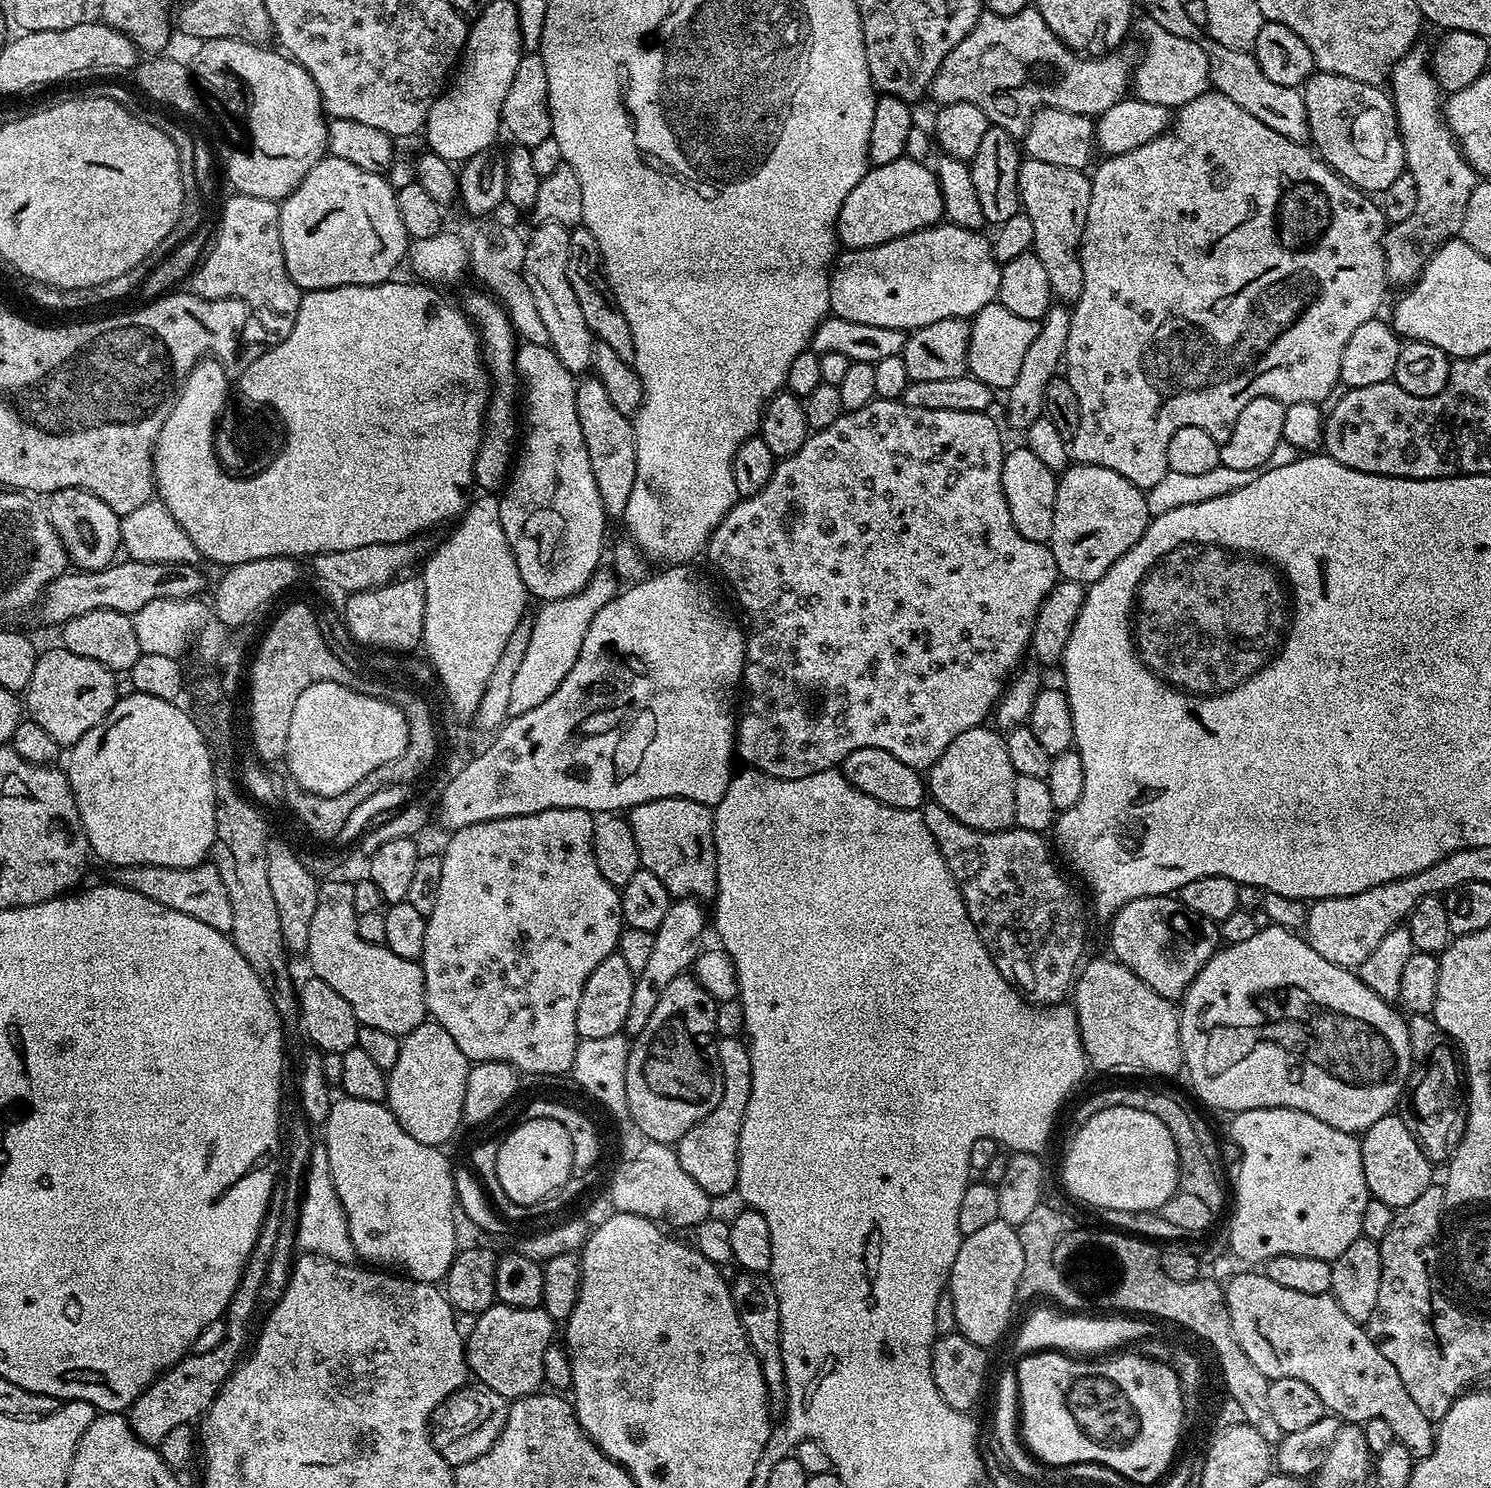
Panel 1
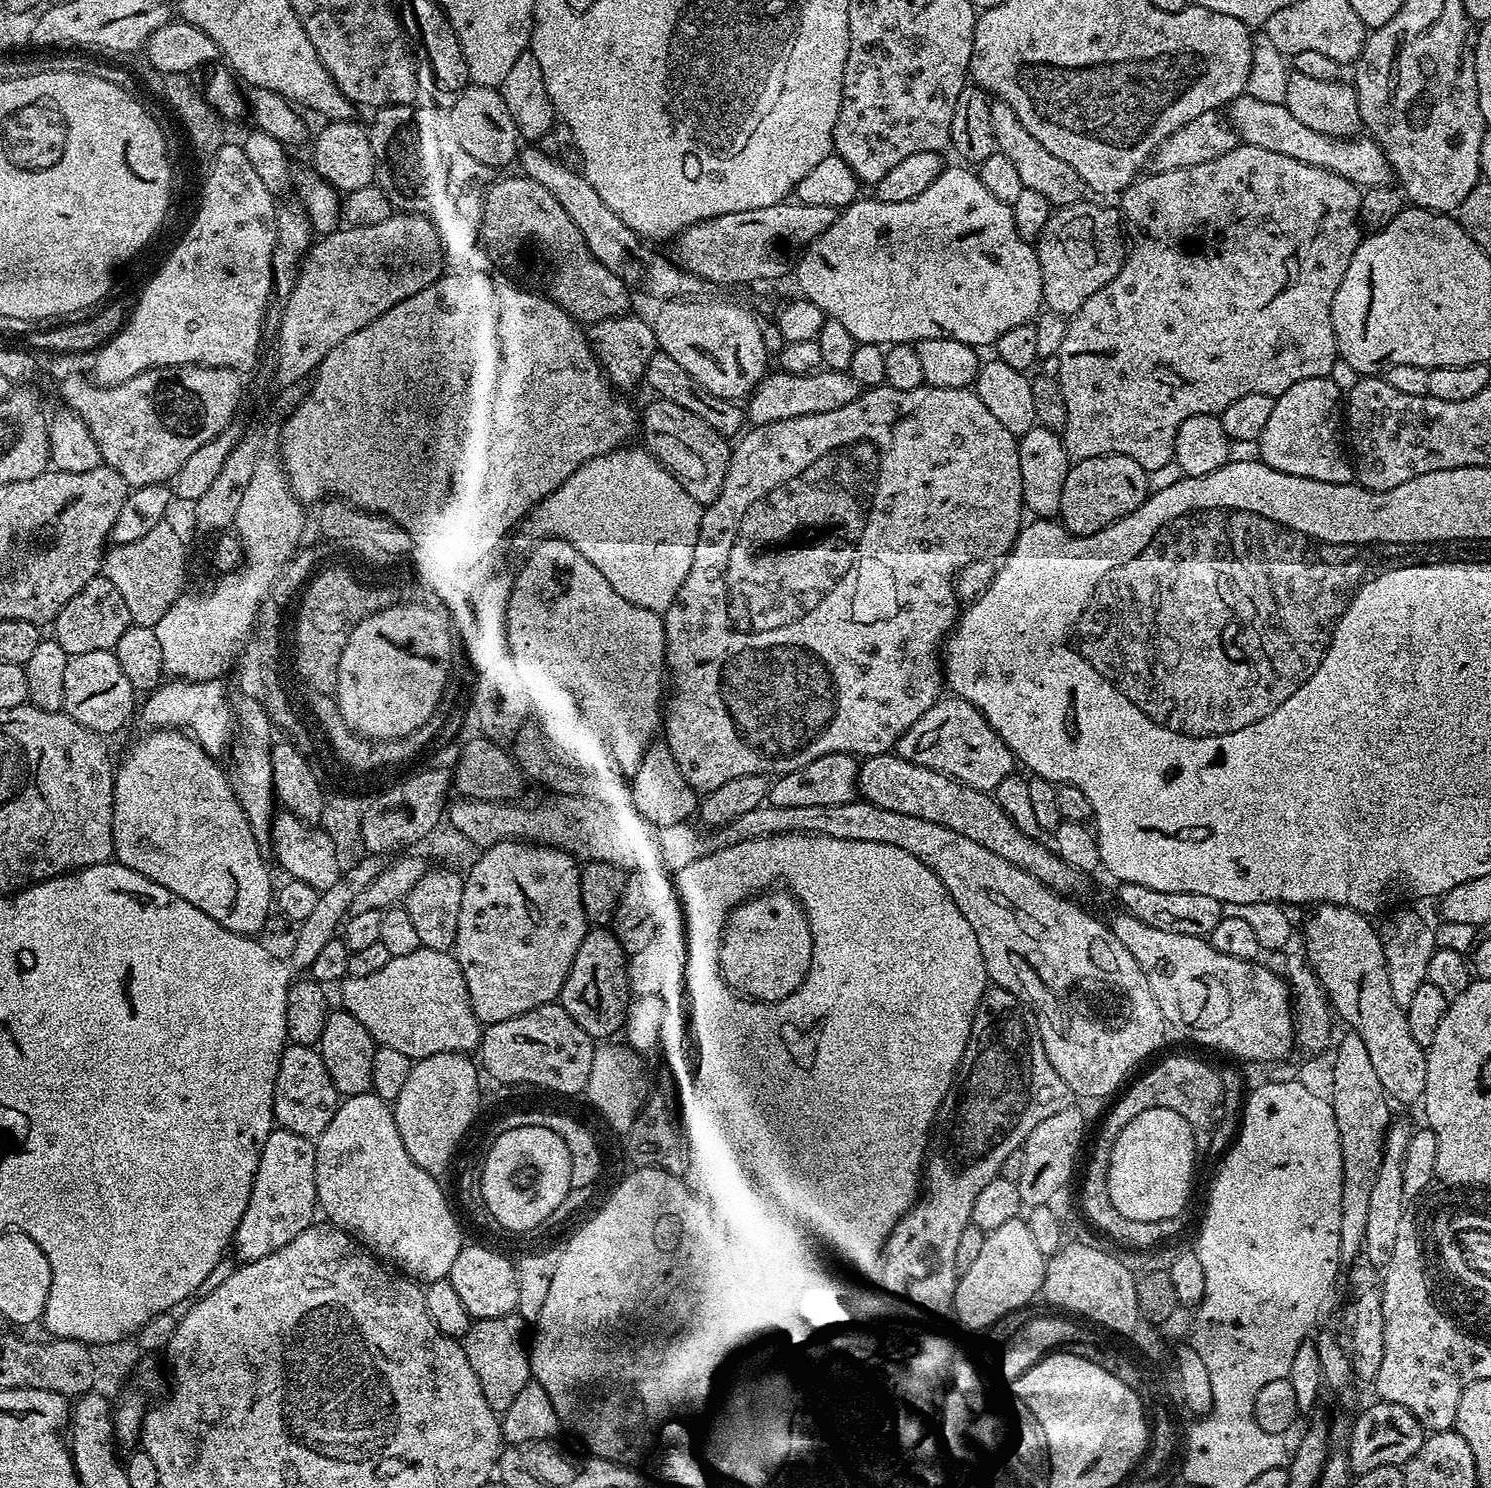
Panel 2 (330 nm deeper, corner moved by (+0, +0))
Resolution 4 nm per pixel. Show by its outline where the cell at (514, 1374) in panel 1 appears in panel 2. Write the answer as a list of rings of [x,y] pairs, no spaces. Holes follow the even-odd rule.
[[[515,1314],[472,1320],[468,1326],[468,1333],[462,1338],[462,1343],[466,1358],[470,1362],[470,1370],[474,1370],[474,1378],[478,1378],[478,1386],[486,1402],[492,1407],[493,1412],[502,1414],[506,1406],[510,1406],[518,1390],[522,1390],[522,1386],[530,1383],[526,1321]]]

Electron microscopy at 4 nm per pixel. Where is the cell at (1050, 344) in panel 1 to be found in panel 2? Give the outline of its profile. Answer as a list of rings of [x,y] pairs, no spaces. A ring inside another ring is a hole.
[[[1088,203],[1057,207],[1034,242],[1038,266],[1042,270],[1043,307],[1065,318],[1071,318],[1090,294],[1111,282],[1126,259],[1125,225],[1119,207]]]

